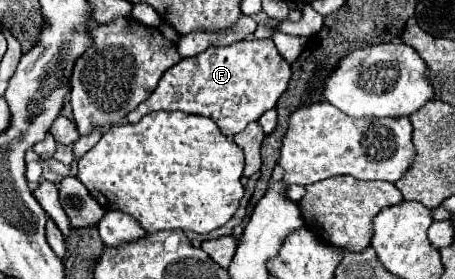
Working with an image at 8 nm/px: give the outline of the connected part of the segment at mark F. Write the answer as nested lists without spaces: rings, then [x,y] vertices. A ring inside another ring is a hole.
[[[249,38],[219,48],[211,46],[197,56],[183,58],[167,70],[153,94],[127,114],[127,122],[139,122],[145,114],[159,110],[179,110],[215,120],[219,130],[231,138],[277,104],[277,98],[285,92],[289,78],[291,66],[279,56],[273,40],[269,38]]]

